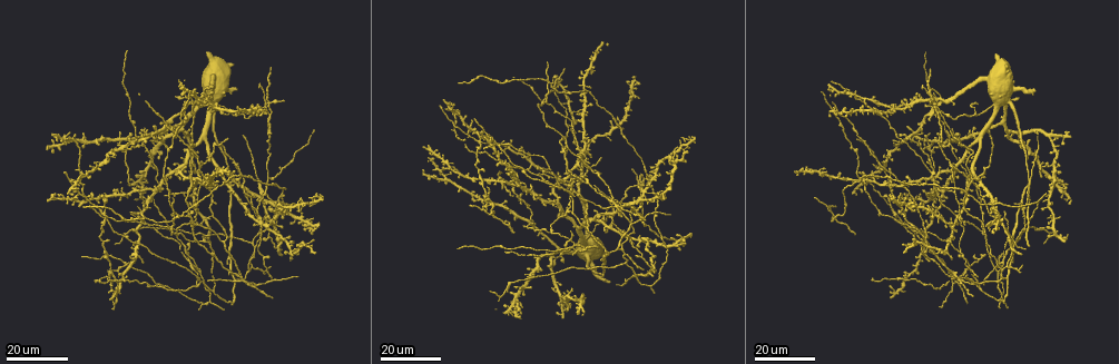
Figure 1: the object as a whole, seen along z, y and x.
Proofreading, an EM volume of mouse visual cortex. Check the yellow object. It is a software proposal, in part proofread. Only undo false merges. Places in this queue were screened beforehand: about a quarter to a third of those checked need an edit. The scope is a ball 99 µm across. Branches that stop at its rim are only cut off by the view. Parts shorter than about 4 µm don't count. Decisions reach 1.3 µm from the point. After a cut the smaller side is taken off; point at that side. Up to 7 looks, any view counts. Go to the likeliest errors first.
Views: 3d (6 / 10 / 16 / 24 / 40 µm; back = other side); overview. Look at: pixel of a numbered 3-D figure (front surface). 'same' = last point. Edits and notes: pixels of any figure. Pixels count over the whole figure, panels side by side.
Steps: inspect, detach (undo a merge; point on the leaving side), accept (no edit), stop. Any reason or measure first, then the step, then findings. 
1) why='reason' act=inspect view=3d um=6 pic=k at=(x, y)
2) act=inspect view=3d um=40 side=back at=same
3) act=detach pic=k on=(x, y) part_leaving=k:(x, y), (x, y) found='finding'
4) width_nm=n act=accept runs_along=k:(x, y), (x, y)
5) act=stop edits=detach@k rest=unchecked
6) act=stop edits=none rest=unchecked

why='looks like a crossing' act=inspect view=3d um=16 pic=1 at=(958, 279)

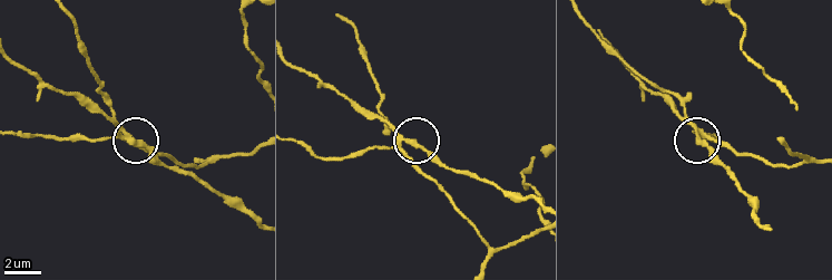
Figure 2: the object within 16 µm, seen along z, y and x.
act=inspect view=3d um=6 pic=2 at=(130, 140)

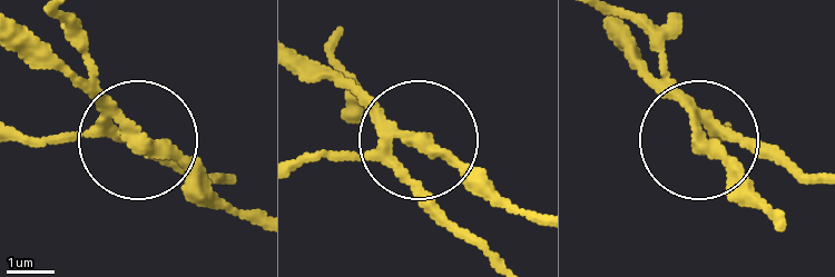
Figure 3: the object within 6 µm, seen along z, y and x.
arms=4 act=detach pic=3 on=(145, 151) part_leaving=3:(110, 99), (249, 218) found='a second neuron is stuck on'

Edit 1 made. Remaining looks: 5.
why='three arms meet' act=inspect view=3d um=16 pic=1 at=(982, 287)

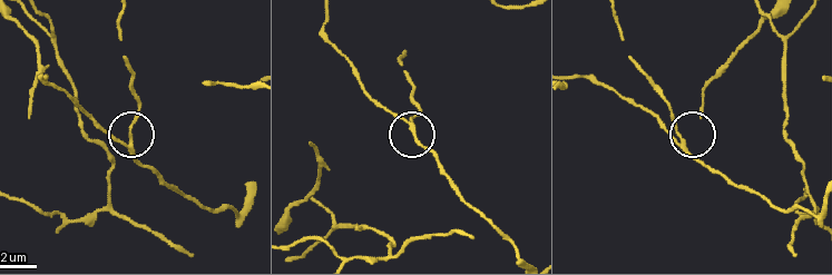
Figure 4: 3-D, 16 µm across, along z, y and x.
act=inspect view=3d um=6 pic=4 at=(680, 138)

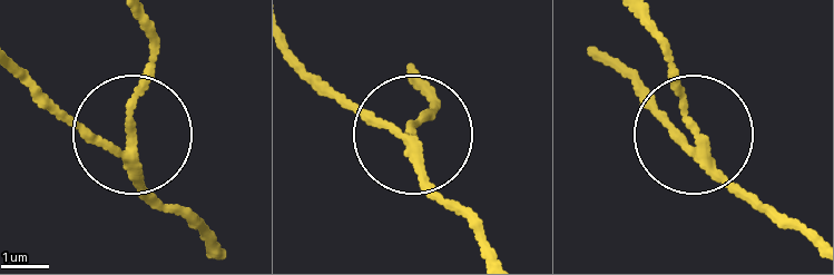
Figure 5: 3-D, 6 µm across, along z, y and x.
arms=3 act=accept runs_along=5:(218, 249), (150, 193), (134, 145), (90, 141), (22, 77) found='one neuron here'

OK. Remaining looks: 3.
act=inspect view=3d um=24 pic=1 at=(499, 151)

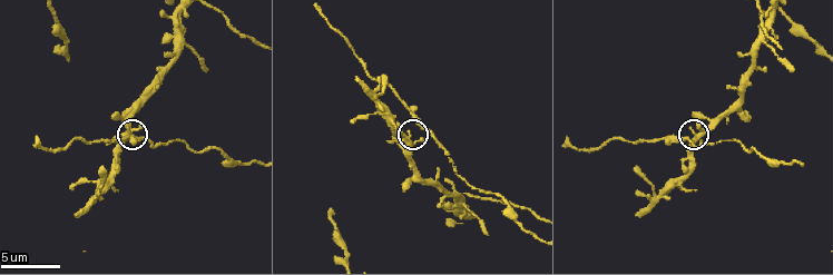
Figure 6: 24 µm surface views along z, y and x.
why='closer look' act=inspect view=3d um=6 pic=6 at=(692, 132)

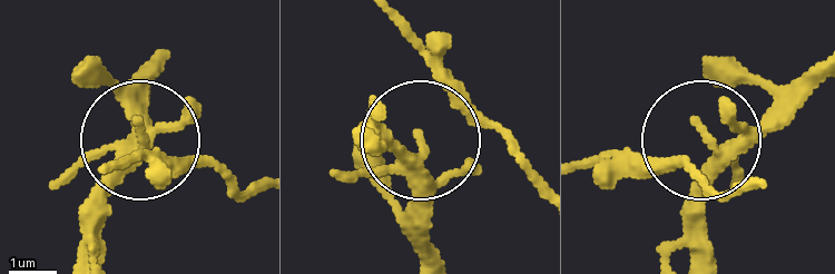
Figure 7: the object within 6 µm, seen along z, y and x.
arms=5 act=accept runs_along=7:(814, 78), (710, 142), (706, 242) found='continuous, no second neuron'

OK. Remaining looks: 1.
act=stop edits=detach@3 rest=unchecked

